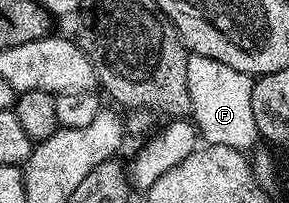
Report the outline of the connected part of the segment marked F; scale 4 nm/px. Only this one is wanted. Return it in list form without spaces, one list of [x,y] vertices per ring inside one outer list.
[[[192,53],[186,64],[187,89],[192,106],[192,121],[195,120],[207,144],[220,145],[246,151],[259,135],[256,130],[252,108],[252,86],[254,79],[245,73],[233,70],[215,59]]]

